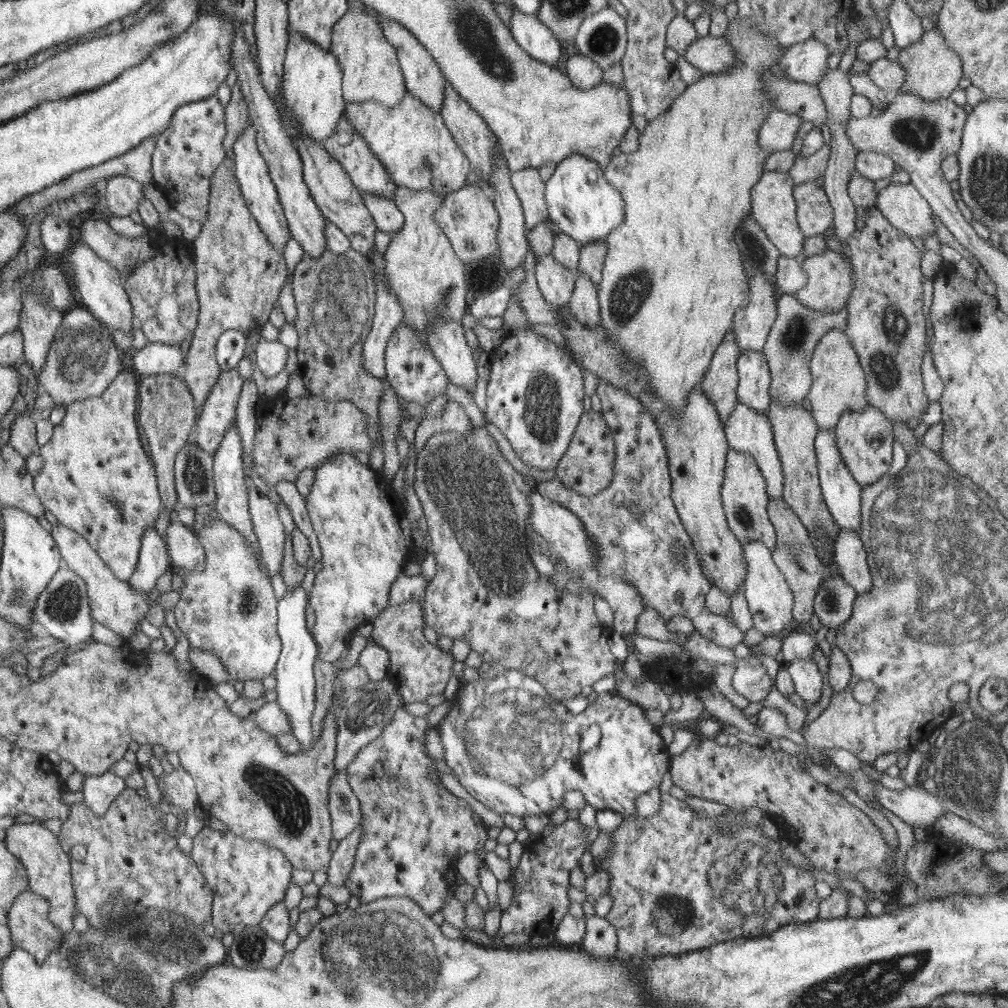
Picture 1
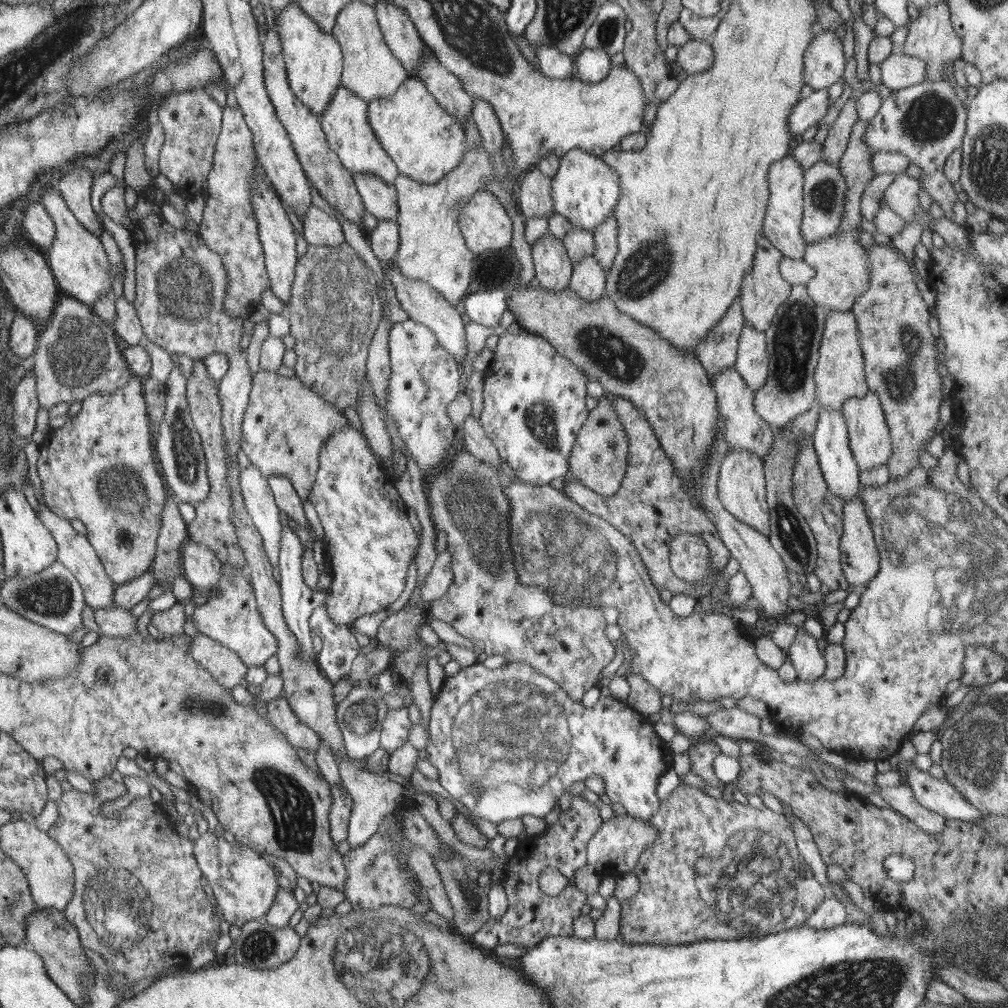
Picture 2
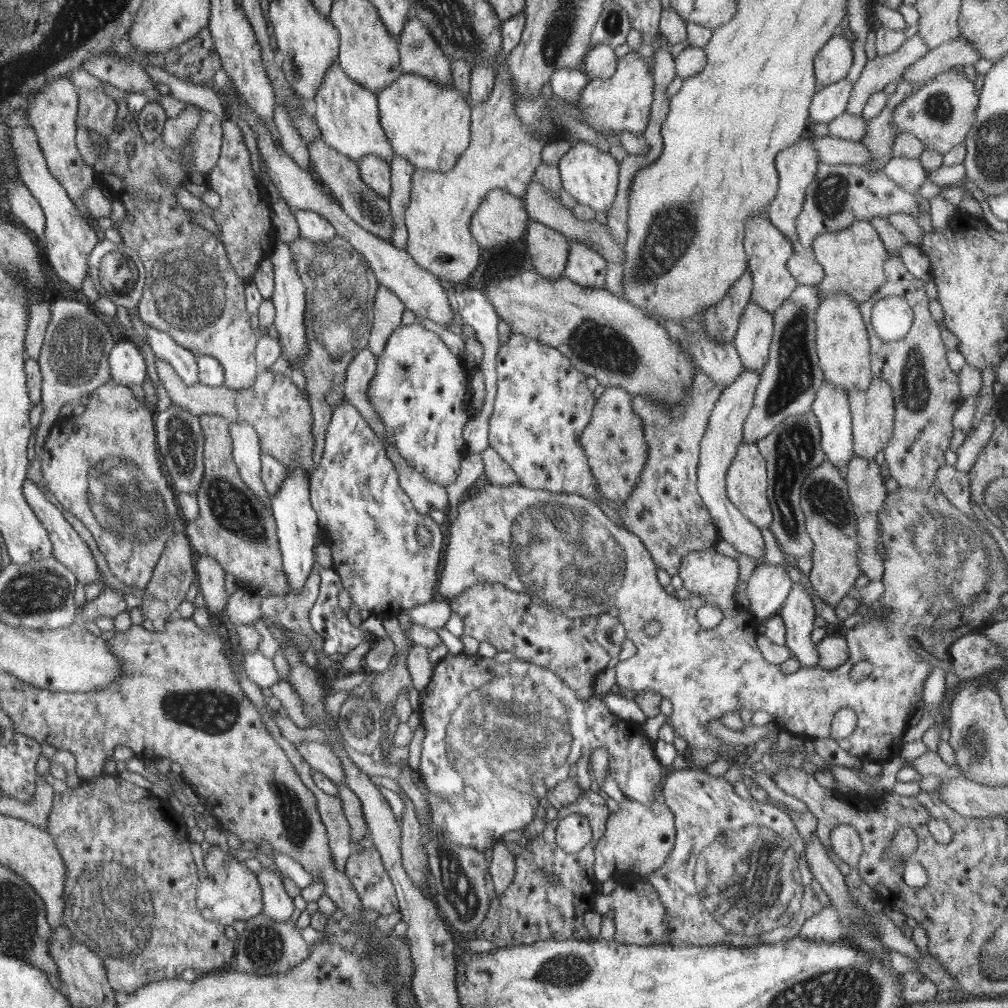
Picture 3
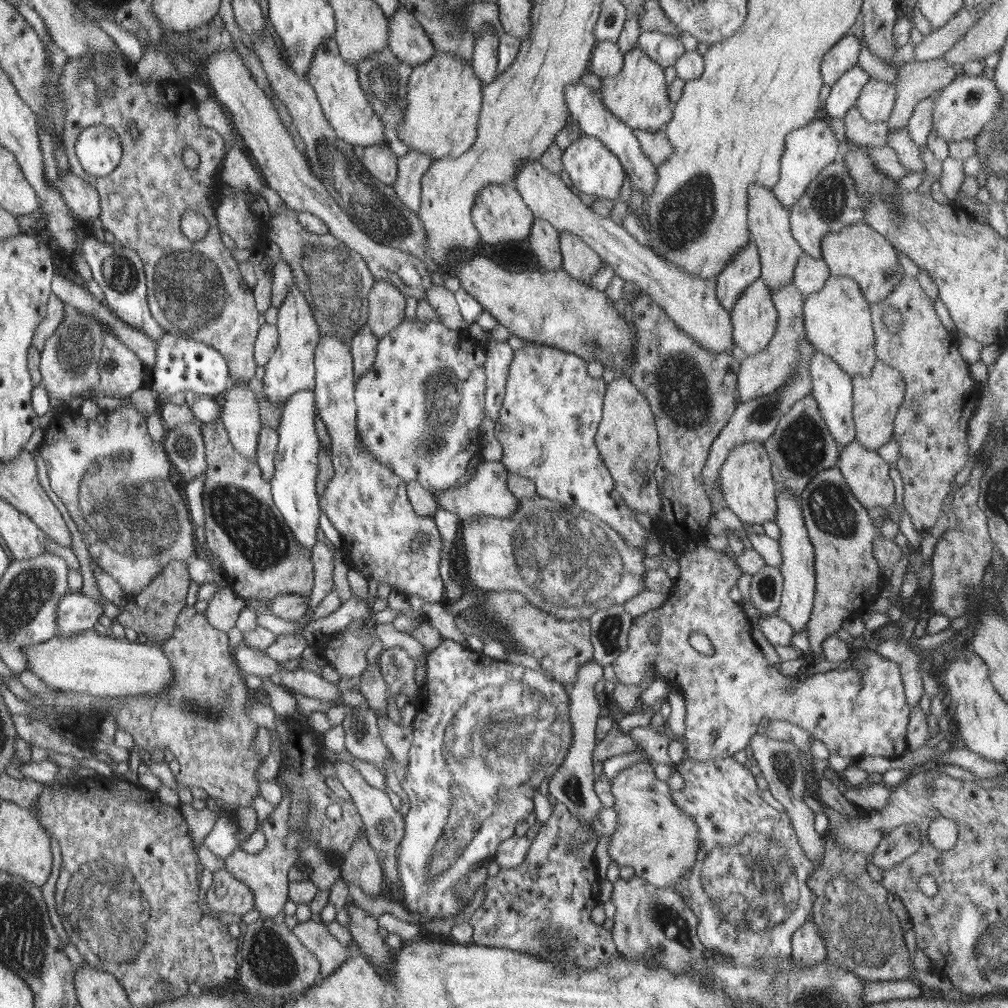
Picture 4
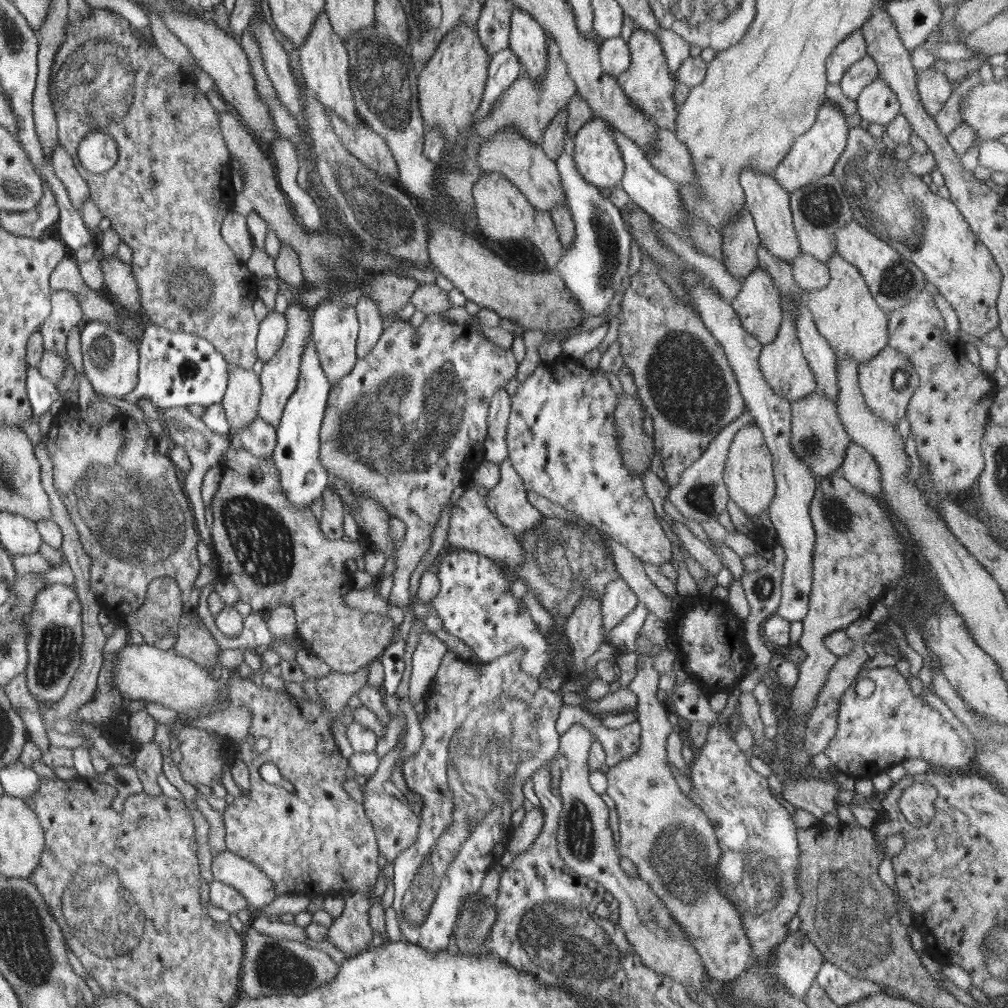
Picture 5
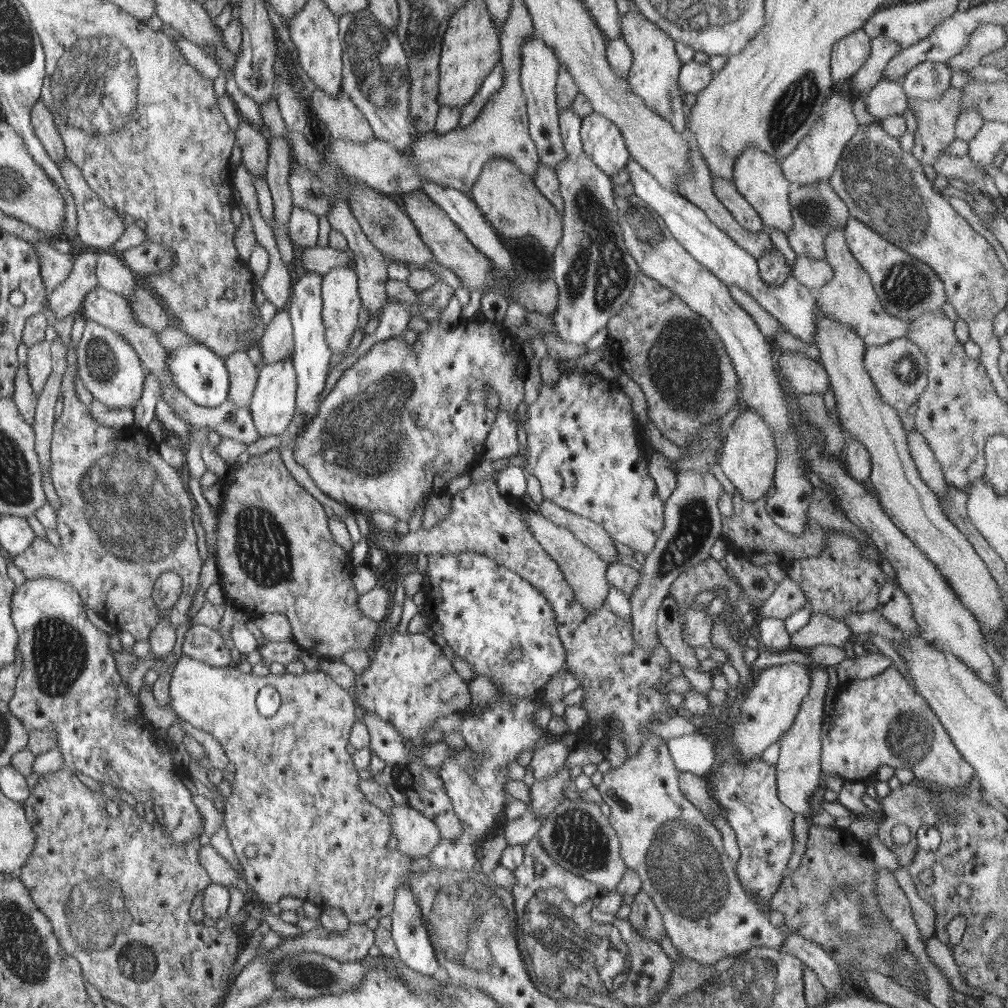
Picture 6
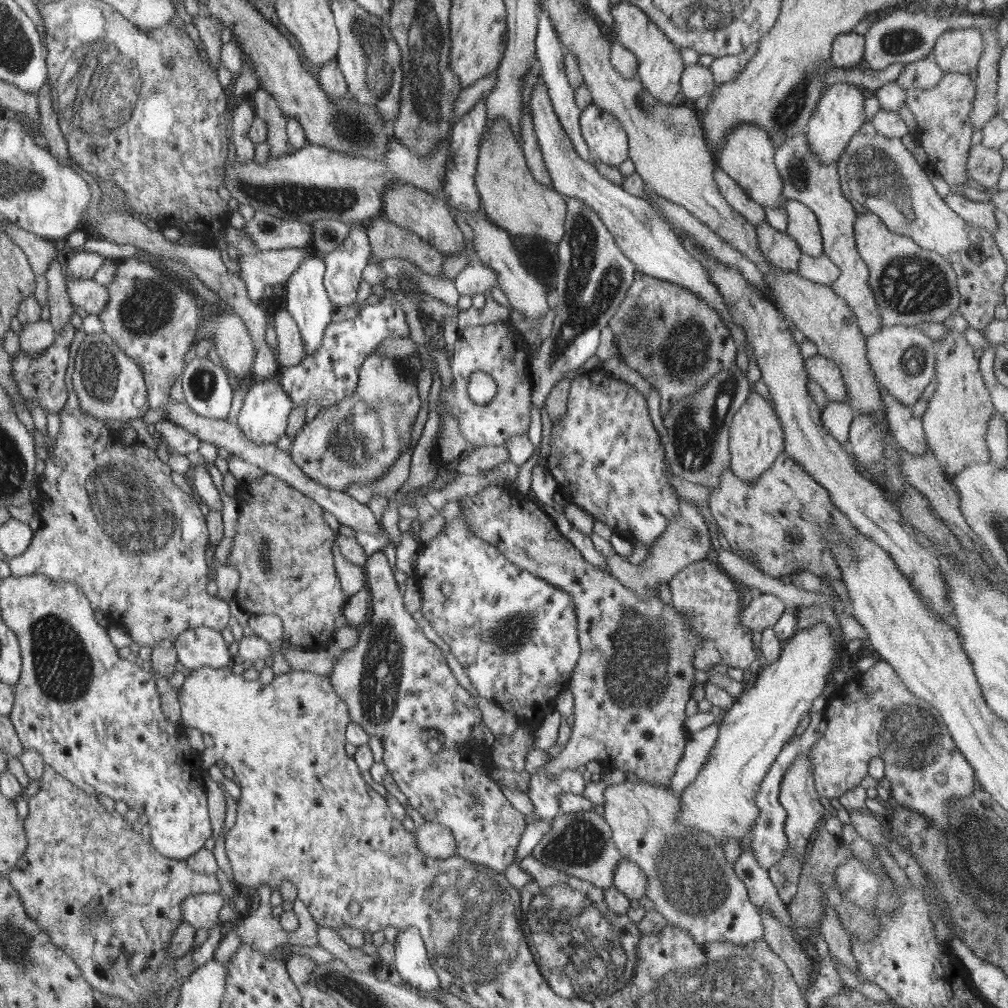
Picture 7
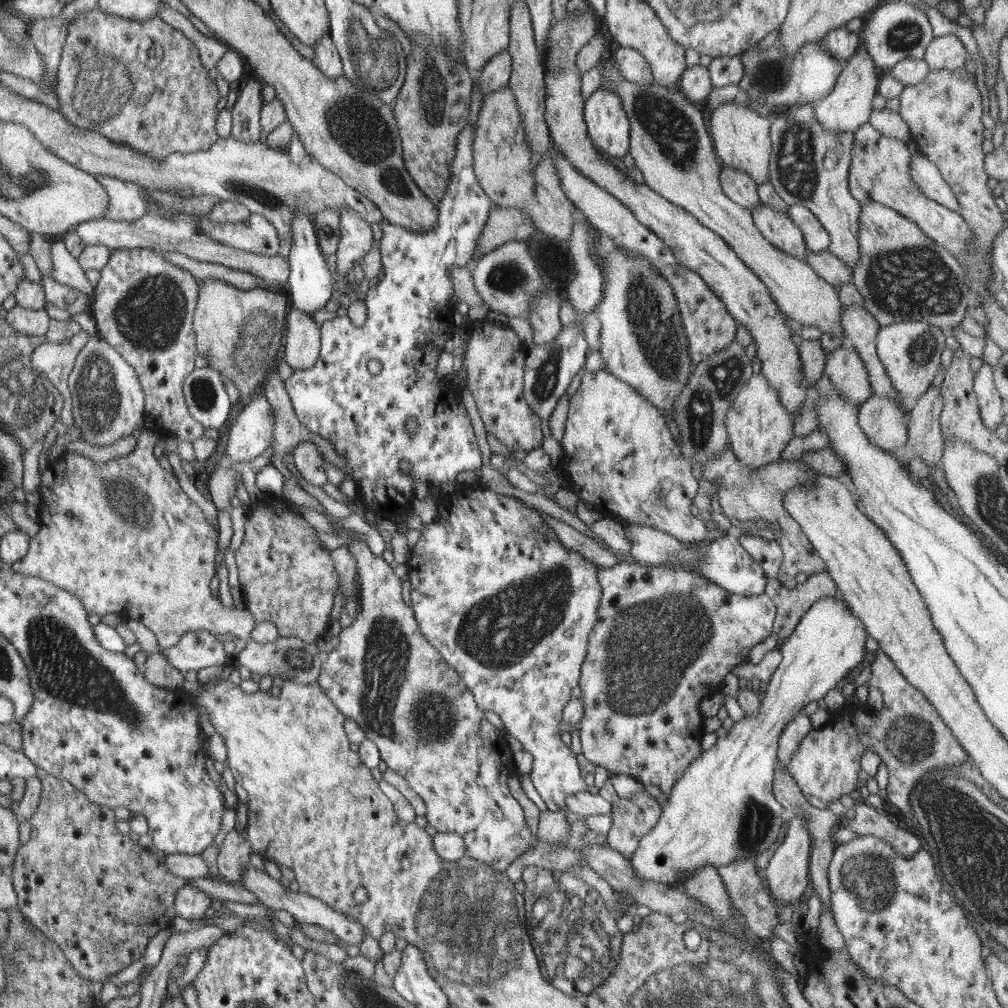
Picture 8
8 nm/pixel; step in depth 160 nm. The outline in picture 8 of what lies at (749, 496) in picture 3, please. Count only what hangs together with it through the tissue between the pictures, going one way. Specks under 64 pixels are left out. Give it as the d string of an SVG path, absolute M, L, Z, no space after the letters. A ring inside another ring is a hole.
M753 375L734 397L727 412L729 445L738 460L748 467L762 467L781 458L793 438L795 416L782 404L778 390L762 375Z

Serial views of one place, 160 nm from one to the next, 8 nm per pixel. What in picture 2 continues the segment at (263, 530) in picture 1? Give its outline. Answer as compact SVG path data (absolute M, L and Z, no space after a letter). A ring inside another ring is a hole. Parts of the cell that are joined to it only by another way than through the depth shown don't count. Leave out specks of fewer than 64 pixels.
M251 462L240 471L239 483L247 511L261 534L265 553L273 566L277 565L282 538L281 510L270 490L267 477Z

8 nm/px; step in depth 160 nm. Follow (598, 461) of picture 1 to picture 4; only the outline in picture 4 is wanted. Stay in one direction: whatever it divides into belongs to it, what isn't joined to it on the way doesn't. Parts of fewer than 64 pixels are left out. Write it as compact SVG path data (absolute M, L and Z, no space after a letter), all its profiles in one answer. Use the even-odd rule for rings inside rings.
M620 377L614 379L606 388L605 399L603 402L603 417L600 421L596 437L594 438L596 447L603 459L611 477L614 479L615 489L623 496L625 503L638 512L648 514L654 520L658 521L663 515L661 498L659 497L659 488L654 469L660 460L657 428L654 415L647 398L642 392L636 389L629 377Z

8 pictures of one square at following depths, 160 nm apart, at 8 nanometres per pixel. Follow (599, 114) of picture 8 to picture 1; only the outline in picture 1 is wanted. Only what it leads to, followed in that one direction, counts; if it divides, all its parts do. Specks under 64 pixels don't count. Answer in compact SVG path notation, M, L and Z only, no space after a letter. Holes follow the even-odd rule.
M573 154L561 160L553 175L545 182L545 203L548 207L549 218L558 231L571 236L581 246L604 241L610 231L624 220L624 203L618 189L606 180L604 169L588 157Z

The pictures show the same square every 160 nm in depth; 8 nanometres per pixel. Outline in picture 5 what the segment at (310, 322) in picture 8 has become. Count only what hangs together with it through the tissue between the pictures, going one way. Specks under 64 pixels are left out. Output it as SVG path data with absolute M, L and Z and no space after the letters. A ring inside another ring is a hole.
M272 311L264 318L258 340L258 352L262 363L278 354L287 336L288 321L284 313Z

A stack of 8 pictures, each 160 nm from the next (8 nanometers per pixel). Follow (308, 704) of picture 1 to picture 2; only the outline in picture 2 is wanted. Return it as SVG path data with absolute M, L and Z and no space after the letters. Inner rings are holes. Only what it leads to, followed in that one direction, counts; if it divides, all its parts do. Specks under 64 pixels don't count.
M281 523L282 538L280 539L280 554L279 554L279 569L280 569L280 583L281 591L281 607L283 615L288 625L289 631L292 631L295 638L298 639L299 648L297 651L301 659L310 661L316 659L316 653L312 650L312 636L310 635L311 628L309 625L309 618L312 616L313 610L322 602L325 602L330 593L318 589L310 589L303 577L303 554L304 547L298 537L298 532L295 529L288 527Z

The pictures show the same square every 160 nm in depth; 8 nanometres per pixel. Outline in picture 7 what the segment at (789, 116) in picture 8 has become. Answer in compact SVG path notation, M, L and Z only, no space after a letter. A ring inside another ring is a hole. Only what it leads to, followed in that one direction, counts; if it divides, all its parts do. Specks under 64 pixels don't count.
M807 132L792 135L775 147L775 165L780 173L783 184L783 197L796 200L814 212L819 220L823 238L823 252L838 265L840 276L831 286L834 292L841 296L848 308L852 310L859 324L859 330L868 338L882 330L880 311L876 307L873 292L870 290L868 279L869 270L857 251L854 223L859 211L842 192L837 161L823 163L811 149Z

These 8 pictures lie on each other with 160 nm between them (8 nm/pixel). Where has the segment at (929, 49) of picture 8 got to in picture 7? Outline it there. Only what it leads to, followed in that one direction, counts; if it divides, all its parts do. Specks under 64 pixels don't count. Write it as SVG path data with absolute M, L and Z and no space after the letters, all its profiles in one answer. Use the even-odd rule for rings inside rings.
M952 29L942 33L934 43L932 55L944 73L969 74L977 68L984 50L980 29Z

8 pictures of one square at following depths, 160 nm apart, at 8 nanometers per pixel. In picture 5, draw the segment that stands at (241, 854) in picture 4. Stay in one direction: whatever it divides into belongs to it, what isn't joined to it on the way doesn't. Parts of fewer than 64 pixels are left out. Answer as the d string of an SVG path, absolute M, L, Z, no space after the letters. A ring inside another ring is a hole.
M227 850L214 853L212 860L214 881L232 885L243 893L251 909L267 907L274 897L273 880L252 862Z

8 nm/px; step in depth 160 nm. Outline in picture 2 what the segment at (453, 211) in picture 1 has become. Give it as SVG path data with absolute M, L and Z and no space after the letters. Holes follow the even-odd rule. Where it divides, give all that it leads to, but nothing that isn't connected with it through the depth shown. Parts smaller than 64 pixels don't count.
M481 190L463 208L459 215L459 227L465 236L469 249L476 254L486 254L487 251L493 252L505 248L507 251L511 247L513 239L513 224L511 216L498 201L498 198L486 190Z

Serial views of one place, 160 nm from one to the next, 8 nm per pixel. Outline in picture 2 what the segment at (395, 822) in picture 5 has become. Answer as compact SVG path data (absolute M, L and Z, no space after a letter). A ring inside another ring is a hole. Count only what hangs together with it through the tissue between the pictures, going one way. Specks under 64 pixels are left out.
M278 696L268 702L267 716L264 718L284 733L295 749L303 748L313 753L319 749L321 744L319 736L294 714L286 698Z

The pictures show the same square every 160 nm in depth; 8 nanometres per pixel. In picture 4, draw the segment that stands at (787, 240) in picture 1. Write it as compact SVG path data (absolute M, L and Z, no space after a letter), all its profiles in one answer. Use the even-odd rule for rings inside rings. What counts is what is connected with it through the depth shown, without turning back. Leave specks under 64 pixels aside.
M822 114L806 126L796 129L785 138L785 149L779 166L779 179L771 190L788 209L804 194L808 185L824 168L839 159L840 141L830 129L829 119Z

